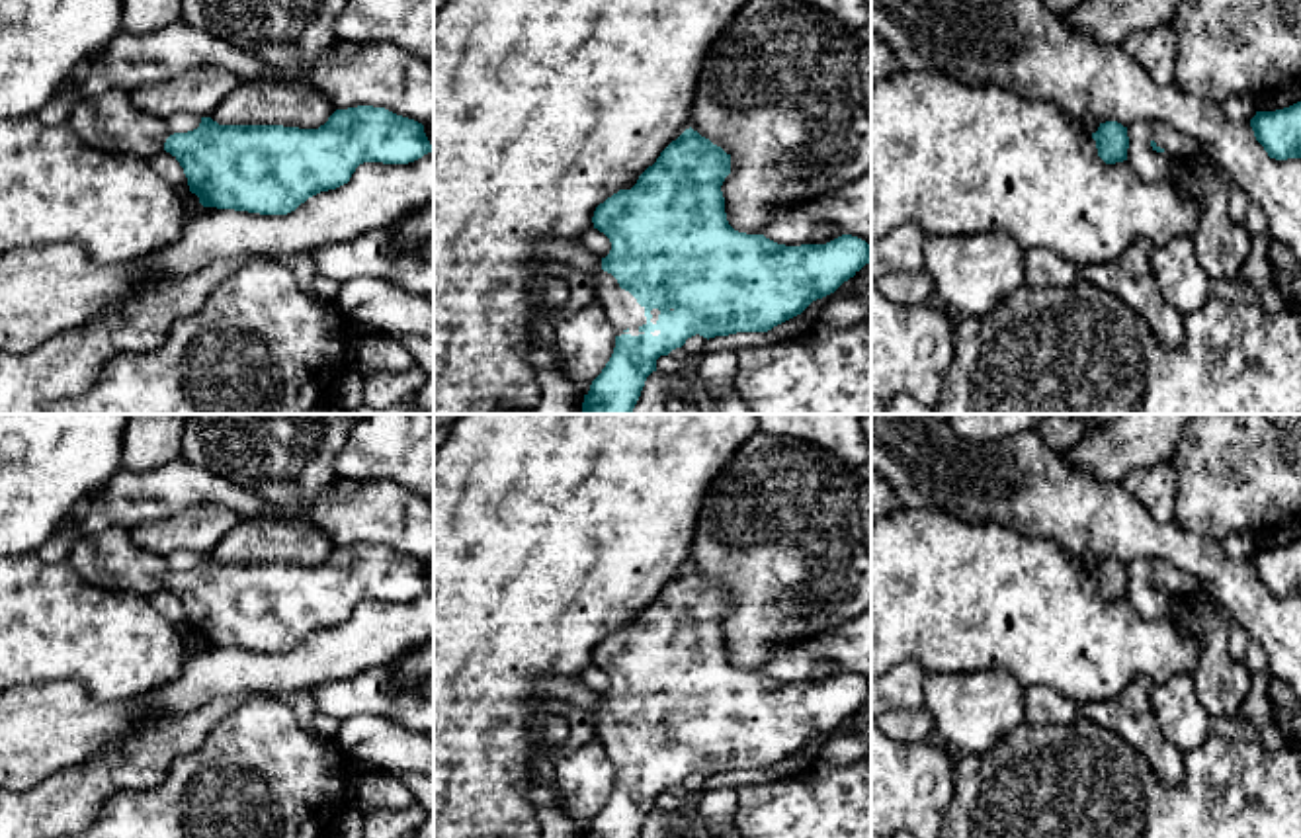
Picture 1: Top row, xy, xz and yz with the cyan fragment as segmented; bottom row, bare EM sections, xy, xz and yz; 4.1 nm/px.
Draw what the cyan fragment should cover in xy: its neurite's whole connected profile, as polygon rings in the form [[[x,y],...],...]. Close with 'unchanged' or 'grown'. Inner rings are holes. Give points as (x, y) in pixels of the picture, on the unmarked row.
[[[107,527],[82,535],[68,563],[96,588],[145,598],[166,588],[184,606],[189,629],[203,645],[260,652],[295,649],[309,635],[348,621],[363,600],[408,602],[434,588],[422,561],[373,543],[336,547],[318,566],[219,563],[211,555],[201,555],[197,566],[172,572],[166,559],[141,549],[129,529]]] | grown

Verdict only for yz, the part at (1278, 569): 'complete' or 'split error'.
complete

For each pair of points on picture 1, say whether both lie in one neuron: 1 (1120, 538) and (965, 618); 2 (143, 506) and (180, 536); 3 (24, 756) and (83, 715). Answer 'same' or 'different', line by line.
1: different
2: different
3: same

